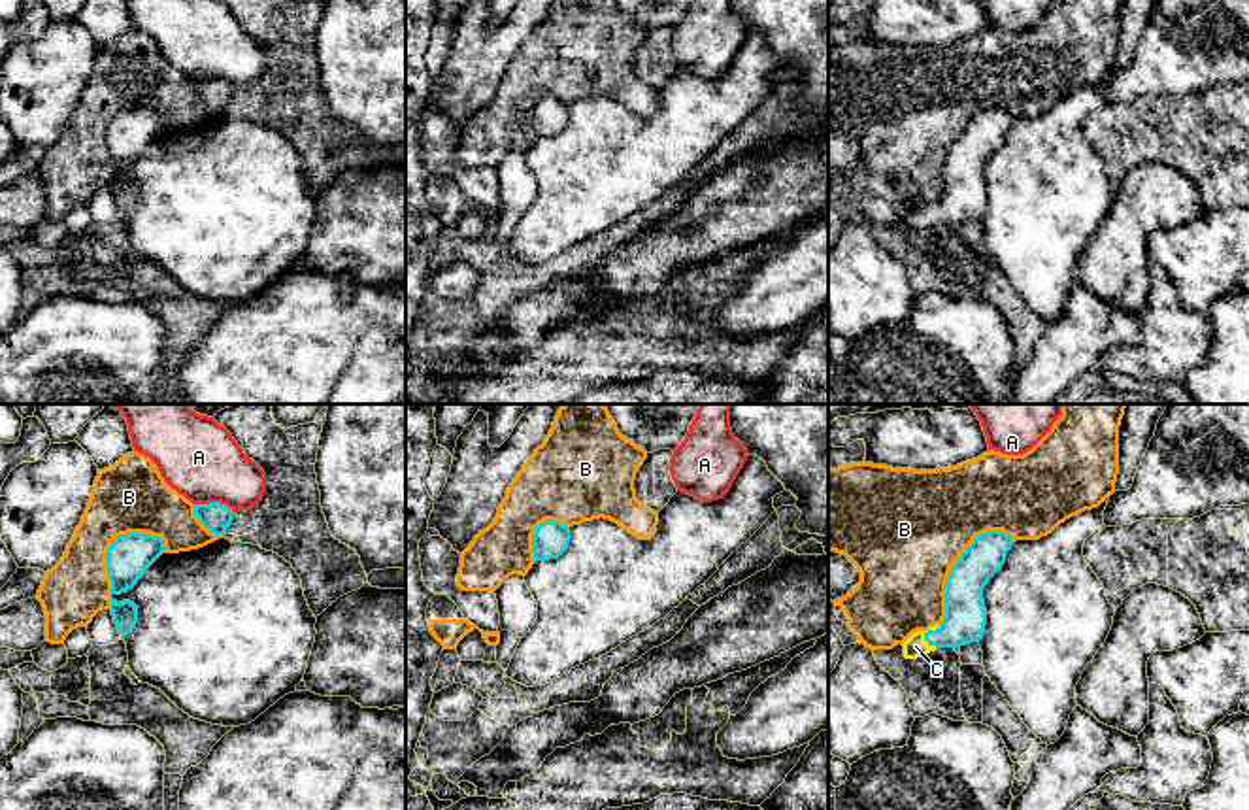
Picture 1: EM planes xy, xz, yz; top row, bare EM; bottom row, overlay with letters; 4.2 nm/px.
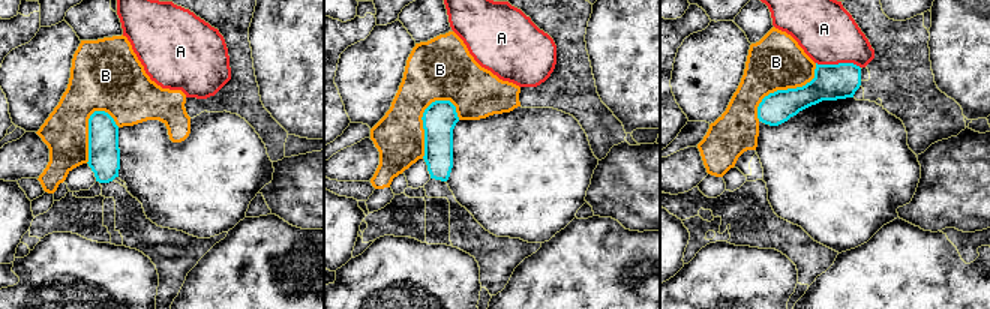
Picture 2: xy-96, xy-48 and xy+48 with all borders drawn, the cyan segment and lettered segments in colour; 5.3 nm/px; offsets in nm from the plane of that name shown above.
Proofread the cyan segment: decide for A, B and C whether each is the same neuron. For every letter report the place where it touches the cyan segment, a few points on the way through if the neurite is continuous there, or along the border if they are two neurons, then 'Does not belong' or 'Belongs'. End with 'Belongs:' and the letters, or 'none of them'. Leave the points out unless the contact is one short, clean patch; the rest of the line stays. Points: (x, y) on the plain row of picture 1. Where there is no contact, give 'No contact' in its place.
A: Touches cyan at xy (216, 80). Does not belong
B: Touches cyan at yz (953, 142). Does not belong
C: Touches cyan at yz (925, 210). Path across: yz (965, 197), (951, 210), (925, 210), (915, 223). Belongs
Belongs: C

